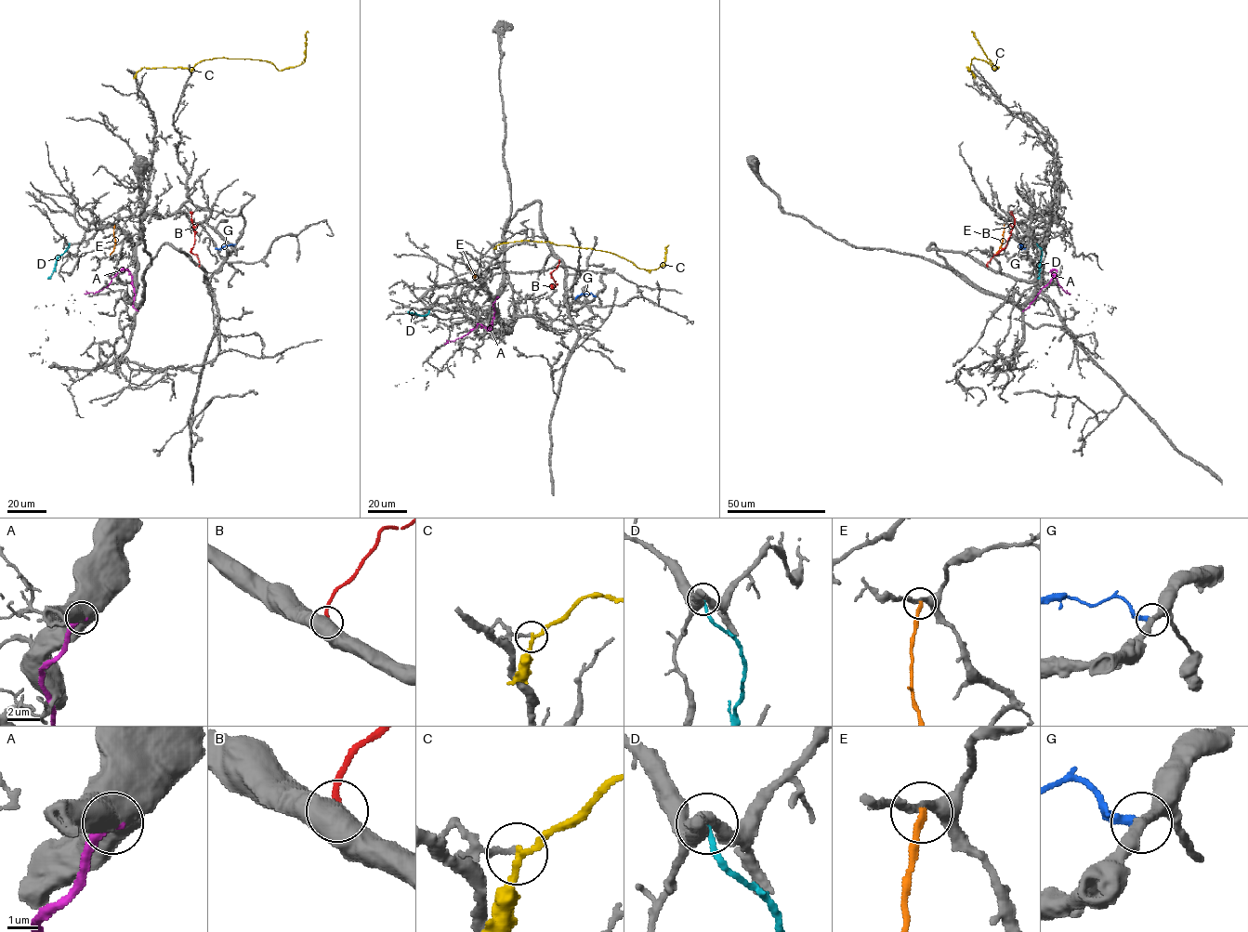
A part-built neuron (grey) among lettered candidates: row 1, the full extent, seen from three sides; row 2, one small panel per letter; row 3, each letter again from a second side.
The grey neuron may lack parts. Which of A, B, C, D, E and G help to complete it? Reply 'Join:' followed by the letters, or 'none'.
Join: none

